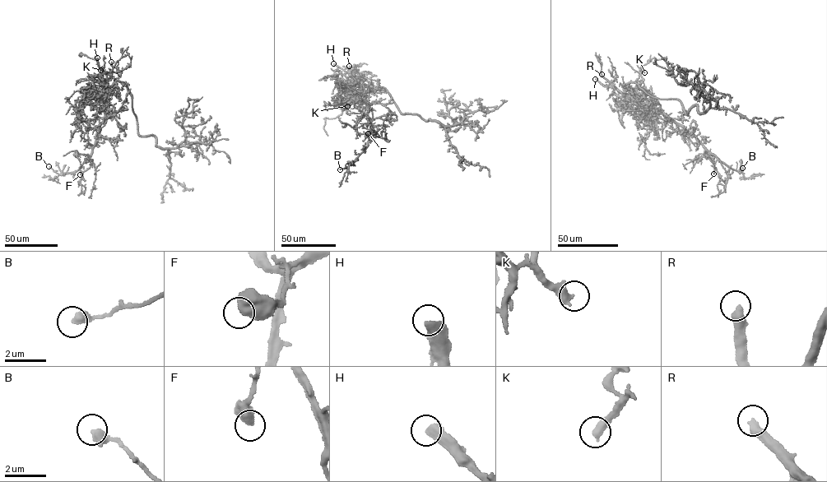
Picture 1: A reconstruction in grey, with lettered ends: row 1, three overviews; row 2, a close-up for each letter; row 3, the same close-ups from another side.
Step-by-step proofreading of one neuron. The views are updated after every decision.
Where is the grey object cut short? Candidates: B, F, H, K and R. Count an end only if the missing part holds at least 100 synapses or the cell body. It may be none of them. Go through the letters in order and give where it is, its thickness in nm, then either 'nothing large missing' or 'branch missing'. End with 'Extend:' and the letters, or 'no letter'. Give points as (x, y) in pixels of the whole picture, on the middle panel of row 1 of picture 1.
B: place (340, 169); calibre 480 nm; nothing large missing
F: place (368, 133); calibre 600 nm; nothing large missing
H: place (333, 63); calibre 500 nm; branch missing
K: place (347, 106); calibre 440 nm; nothing large missing
R: place (349, 66); calibre 440 nm; branch missing
Extend: H, R

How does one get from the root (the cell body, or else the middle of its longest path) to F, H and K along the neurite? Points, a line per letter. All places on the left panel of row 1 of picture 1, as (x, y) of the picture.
F: (127, 89), (123, 83), (115, 81), (110, 88), (104, 102), (103, 120), (90, 157), (90, 166), (80, 174)
H: (127, 89), (123, 83), (116, 81), (109, 86), (97, 57)
K: (127, 89), (123, 83), (115, 81), (105, 95), (108, 88), (103, 80), (103, 68), (100, 70)

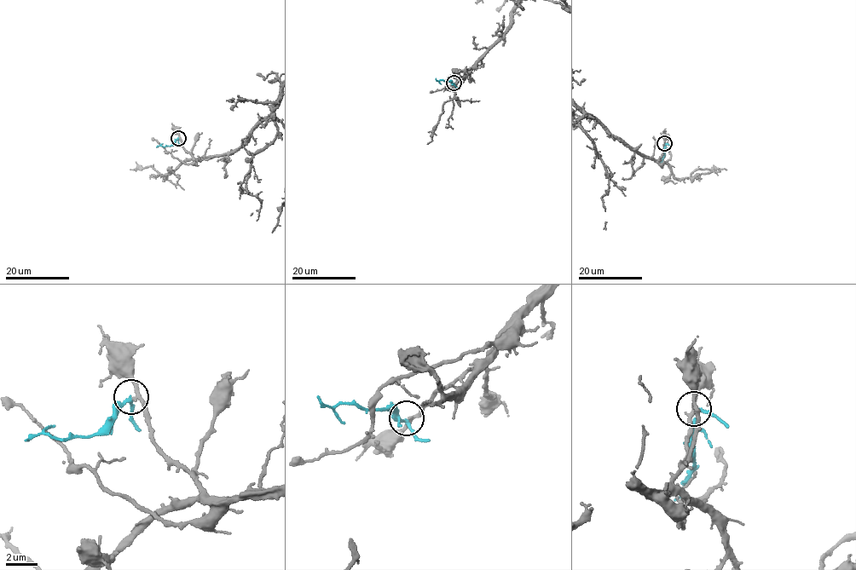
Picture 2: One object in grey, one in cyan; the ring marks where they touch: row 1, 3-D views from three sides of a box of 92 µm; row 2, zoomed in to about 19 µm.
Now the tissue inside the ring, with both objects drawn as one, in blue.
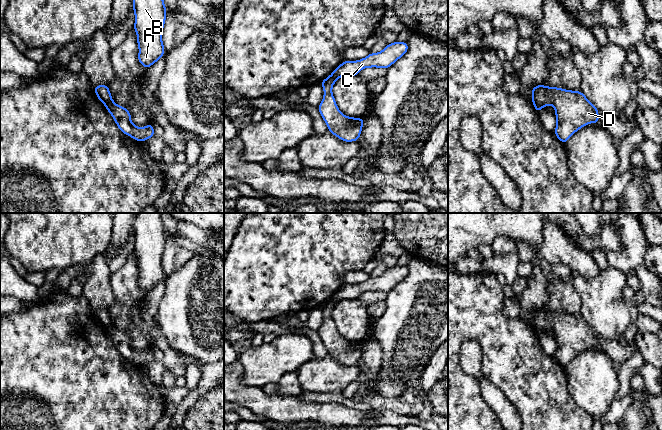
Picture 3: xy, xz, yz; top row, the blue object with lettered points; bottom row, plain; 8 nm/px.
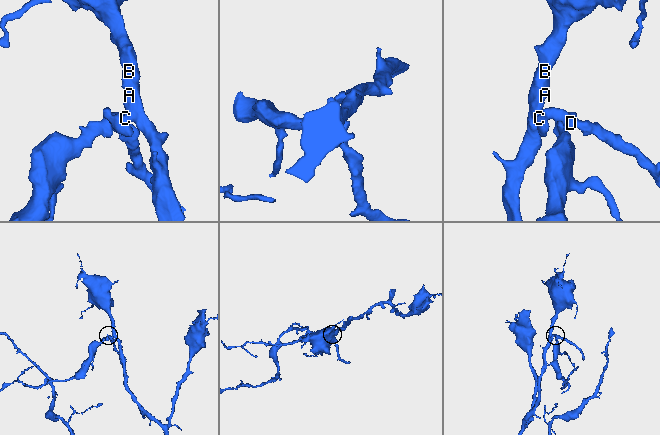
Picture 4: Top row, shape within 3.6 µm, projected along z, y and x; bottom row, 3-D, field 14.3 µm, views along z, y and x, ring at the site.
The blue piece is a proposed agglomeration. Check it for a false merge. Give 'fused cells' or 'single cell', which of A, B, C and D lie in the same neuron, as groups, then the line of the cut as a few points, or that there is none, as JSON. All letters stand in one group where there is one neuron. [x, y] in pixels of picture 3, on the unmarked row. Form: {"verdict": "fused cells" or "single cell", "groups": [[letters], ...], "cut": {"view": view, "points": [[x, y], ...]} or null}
{"verdict": "fused cells", "groups": [["A", "B", "C"], ["D"]], "cut": {"view": "xy", "points": [[111, 323], [105, 329]]}}

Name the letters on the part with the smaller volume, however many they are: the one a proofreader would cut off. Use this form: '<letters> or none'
D

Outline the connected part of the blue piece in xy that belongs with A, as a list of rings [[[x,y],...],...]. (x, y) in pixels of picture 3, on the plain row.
[[[135,213],[133,234],[133,254],[136,255],[139,272],[138,284],[148,293],[165,277],[162,255],[167,234],[161,213]]]

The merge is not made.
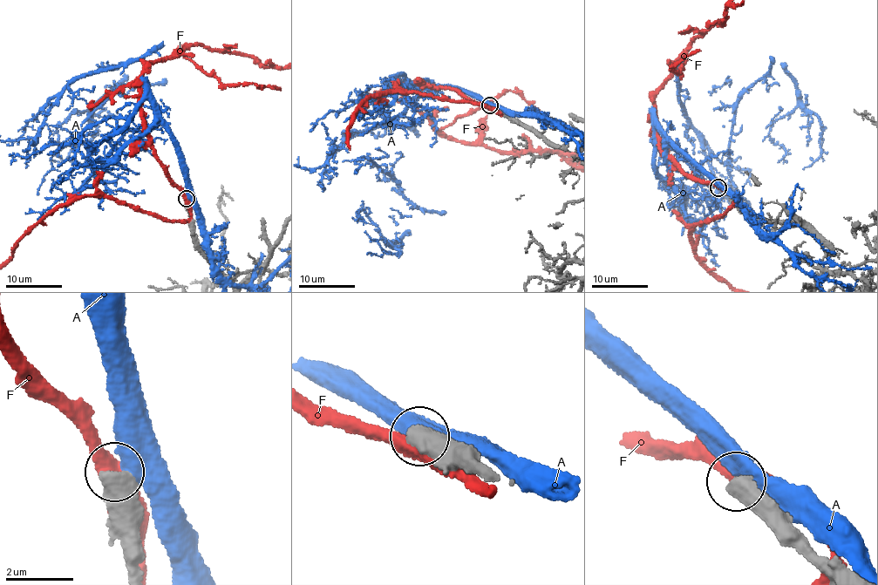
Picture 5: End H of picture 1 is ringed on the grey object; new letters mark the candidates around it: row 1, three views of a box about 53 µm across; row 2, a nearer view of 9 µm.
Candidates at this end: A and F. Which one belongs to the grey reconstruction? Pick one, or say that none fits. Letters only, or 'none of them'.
none of them

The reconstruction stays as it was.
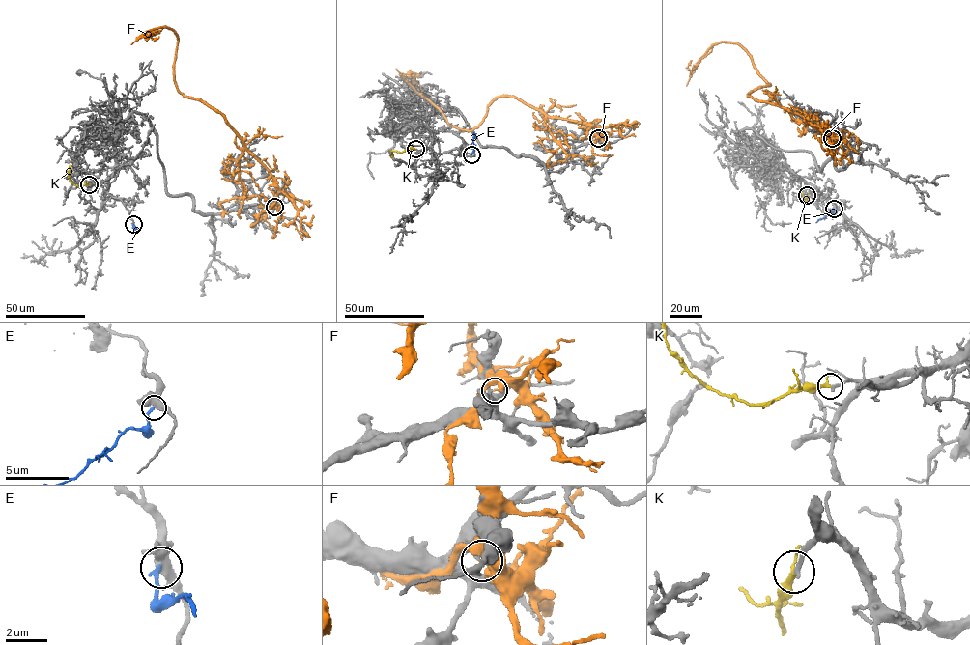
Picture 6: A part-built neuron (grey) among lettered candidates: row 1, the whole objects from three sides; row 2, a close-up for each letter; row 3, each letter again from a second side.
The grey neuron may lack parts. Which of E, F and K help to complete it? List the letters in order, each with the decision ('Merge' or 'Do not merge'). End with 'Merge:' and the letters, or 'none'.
E: Do not merge
F: Do not merge
K: Merge
Merge: K

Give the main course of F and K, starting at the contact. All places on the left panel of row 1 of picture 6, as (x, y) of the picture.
F: (275, 207), (274, 181), (222, 116), (179, 91), (173, 31), (156, 28), (138, 38), (162, 28)
K: (89, 184), (78, 186), (71, 182), (69, 166)

